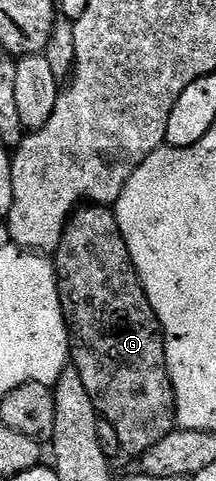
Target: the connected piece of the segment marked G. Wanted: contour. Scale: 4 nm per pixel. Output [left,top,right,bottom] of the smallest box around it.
[53,206,176,458]

